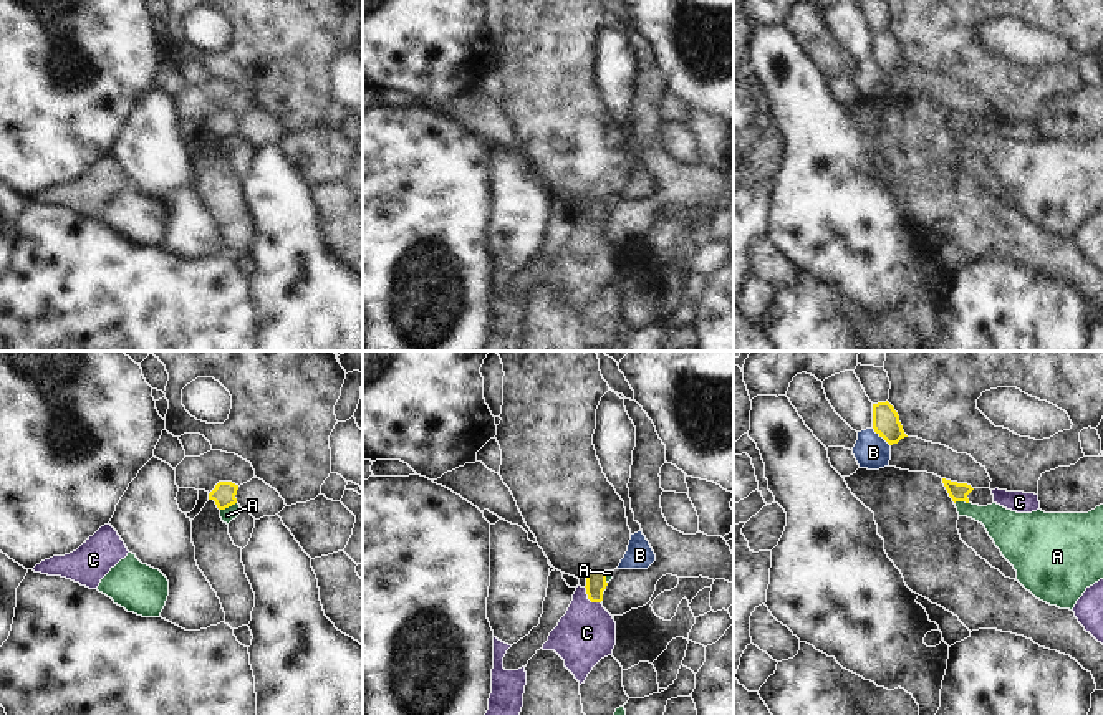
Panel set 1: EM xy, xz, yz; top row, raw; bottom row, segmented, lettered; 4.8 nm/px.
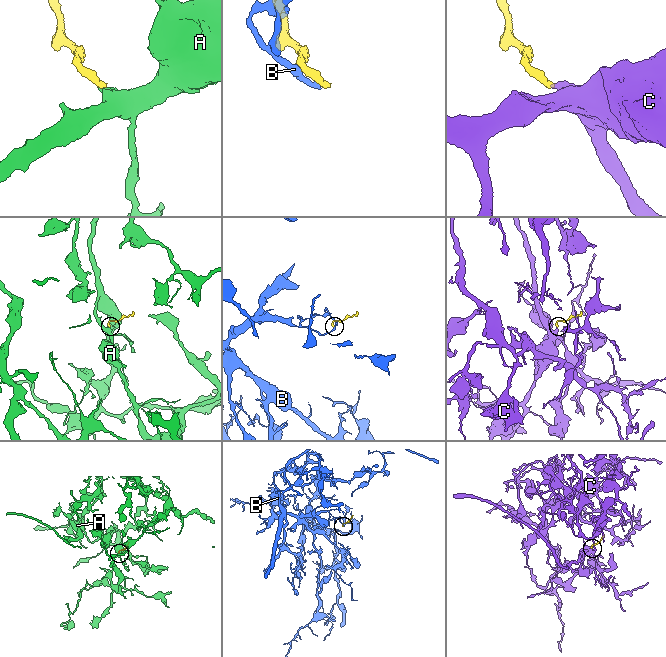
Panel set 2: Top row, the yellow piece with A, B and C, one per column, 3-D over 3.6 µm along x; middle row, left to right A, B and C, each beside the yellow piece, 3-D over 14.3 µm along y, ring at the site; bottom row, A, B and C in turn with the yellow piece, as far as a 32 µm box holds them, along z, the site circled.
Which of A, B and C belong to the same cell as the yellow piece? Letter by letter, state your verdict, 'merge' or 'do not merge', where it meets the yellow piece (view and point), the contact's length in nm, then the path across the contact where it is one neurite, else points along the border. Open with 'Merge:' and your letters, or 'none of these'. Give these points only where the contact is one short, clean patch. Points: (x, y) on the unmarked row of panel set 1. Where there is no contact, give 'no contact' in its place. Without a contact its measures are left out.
Merge: C
A: do not merge; contact xy (227, 136); length 90 nm; border xy (236, 131), (221, 139)
B: do not merge; contact yz (881, 65); length 130 nm; border yz (871, 57), (890, 75)
C: merge; contact xz (588, 227); length 120 nm; way xz (597, 212), (588, 227), (587, 262)

